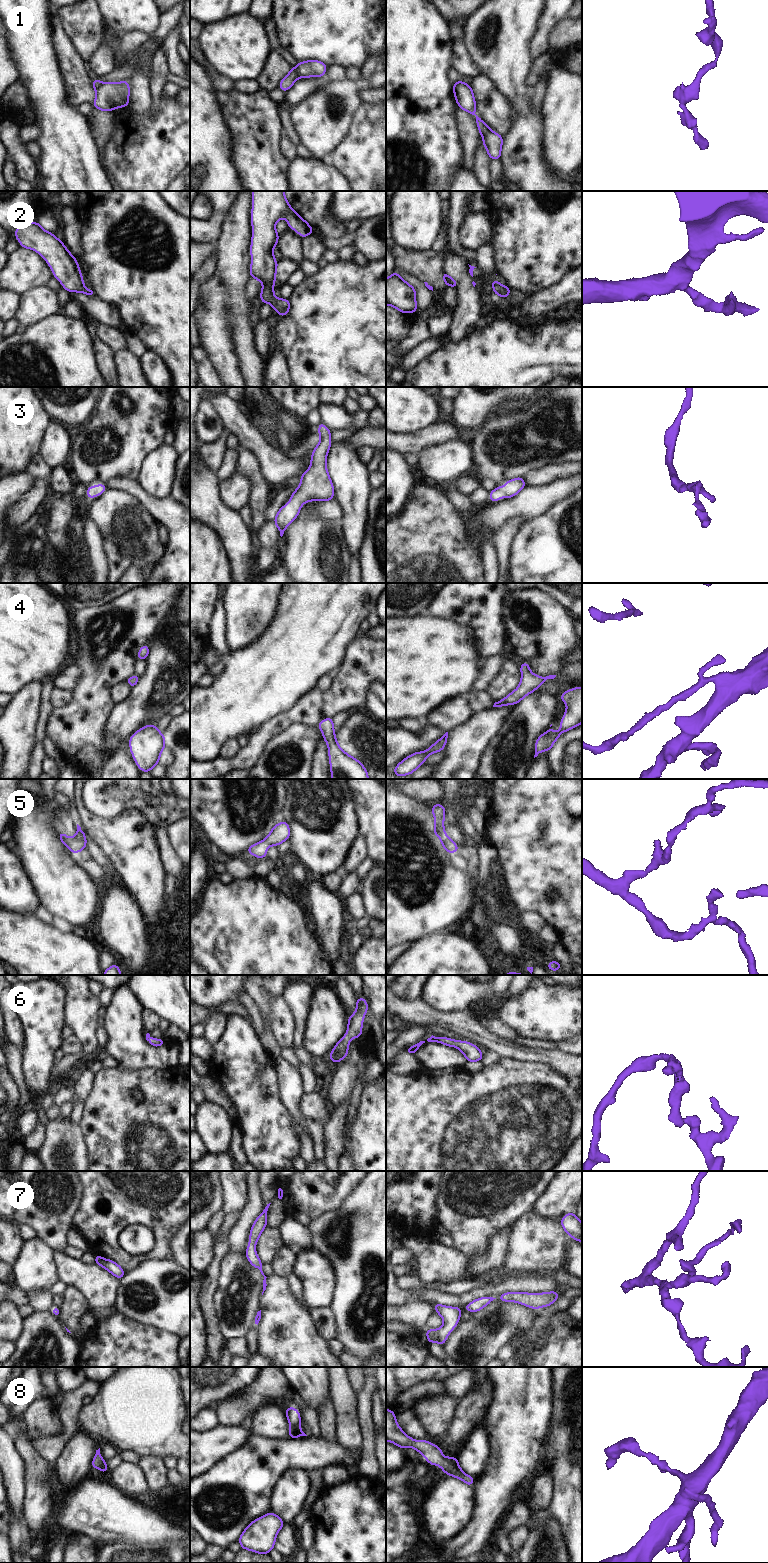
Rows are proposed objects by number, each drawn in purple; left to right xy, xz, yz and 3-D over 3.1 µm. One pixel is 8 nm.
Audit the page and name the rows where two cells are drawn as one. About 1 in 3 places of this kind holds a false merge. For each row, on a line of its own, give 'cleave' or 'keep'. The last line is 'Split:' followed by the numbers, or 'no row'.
1: cleave
2: keep
3: keep
4: keep
5: keep
6: keep
7: keep
8: keep
Split: 1

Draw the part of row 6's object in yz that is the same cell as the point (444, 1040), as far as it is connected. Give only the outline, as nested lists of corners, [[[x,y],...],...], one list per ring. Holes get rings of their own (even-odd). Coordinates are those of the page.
[[[433,1035],[428,1038],[427,1041],[442,1043],[448,1047],[454,1046],[464,1054],[465,1058],[469,1062],[481,1061],[483,1058],[480,1049],[471,1042],[457,1041],[455,1039],[448,1039],[447,1037],[435,1037]]]

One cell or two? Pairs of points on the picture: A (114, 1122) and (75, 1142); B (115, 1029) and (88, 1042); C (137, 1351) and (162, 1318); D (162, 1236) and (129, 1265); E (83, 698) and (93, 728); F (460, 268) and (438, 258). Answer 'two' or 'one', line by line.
A: two
B: two
C: two
D: one
E: one
F: two

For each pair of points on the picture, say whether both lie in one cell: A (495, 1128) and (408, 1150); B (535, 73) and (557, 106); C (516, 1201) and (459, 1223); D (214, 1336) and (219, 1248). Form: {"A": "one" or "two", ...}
{"A": "one", "B": "two", "C": "one", "D": "one"}

